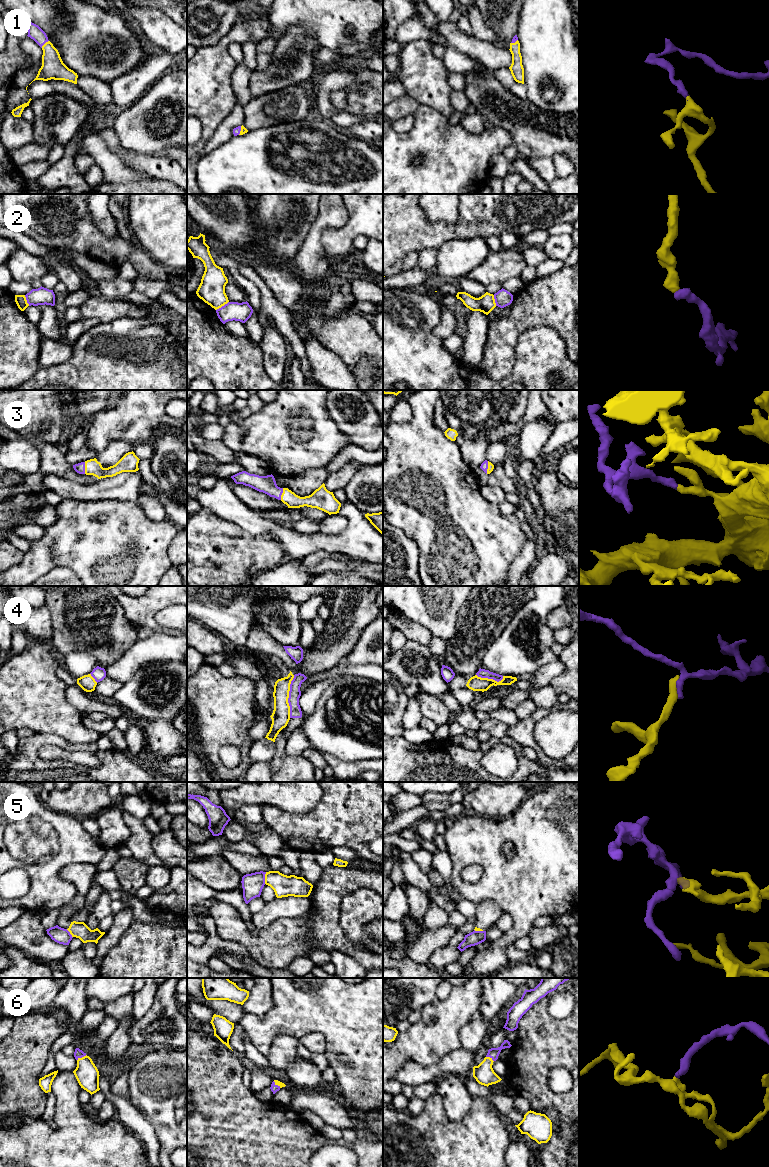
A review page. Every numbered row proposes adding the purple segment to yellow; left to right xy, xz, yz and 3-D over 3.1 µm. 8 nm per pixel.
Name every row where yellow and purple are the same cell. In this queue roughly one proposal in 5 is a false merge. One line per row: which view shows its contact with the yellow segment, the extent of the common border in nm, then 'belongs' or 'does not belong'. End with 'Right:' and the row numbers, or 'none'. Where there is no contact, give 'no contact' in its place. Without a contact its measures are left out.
1: contact in xy; length 90 nm; belongs
2: contact in xz; length 130 nm; does not belong
3: contact in yz; length 110 nm; belongs
4: contact in xz; length 340 nm; does not belong
5: contact in xz; length 100 nm; does not belong
6: contact in xy; length 90 nm; belongs
Right: 1, 3, 6

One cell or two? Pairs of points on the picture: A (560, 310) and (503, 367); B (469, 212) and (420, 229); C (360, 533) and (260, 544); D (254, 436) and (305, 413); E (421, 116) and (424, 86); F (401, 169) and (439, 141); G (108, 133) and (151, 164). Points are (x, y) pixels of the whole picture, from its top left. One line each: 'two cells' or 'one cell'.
A: one cell
B: one cell
C: two cells
D: one cell
E: two cells
F: one cell
G: one cell

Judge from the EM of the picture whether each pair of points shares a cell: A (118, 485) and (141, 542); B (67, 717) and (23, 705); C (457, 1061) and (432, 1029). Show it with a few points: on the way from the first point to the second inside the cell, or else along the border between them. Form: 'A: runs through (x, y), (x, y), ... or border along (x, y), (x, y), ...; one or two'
A: border along (100, 500), (131, 500), (137, 503); two
B: runs through (56, 716), (40, 705), (34, 705); one
C: border along (461, 1047), (456, 1051), (446, 1054), (431, 1065); two

